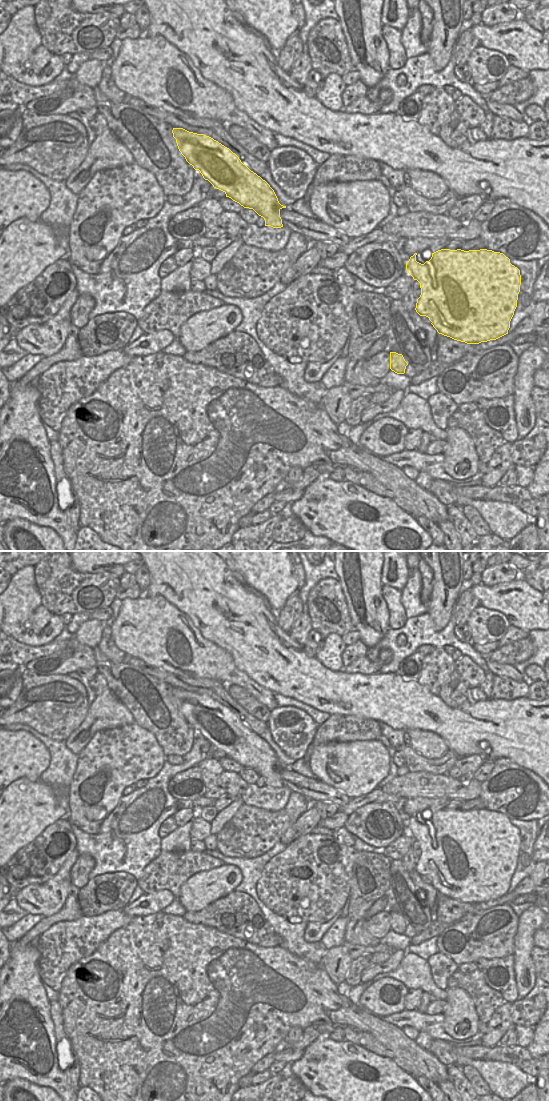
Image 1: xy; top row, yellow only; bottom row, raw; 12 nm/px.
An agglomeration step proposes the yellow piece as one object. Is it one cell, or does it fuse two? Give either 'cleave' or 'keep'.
keep

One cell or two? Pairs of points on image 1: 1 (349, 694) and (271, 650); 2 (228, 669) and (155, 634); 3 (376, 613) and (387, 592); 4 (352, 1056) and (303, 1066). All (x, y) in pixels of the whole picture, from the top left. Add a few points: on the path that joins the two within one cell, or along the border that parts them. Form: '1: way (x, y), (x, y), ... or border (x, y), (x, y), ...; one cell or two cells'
1: way (330, 692), (297, 676), (290, 669); one cell
2: way (210, 658), (181, 629), (173, 626); one cell
3: border (382, 585), (382, 597), (388, 609), (389, 622); two cells
4: way (340, 1066), (315, 1066); one cell

